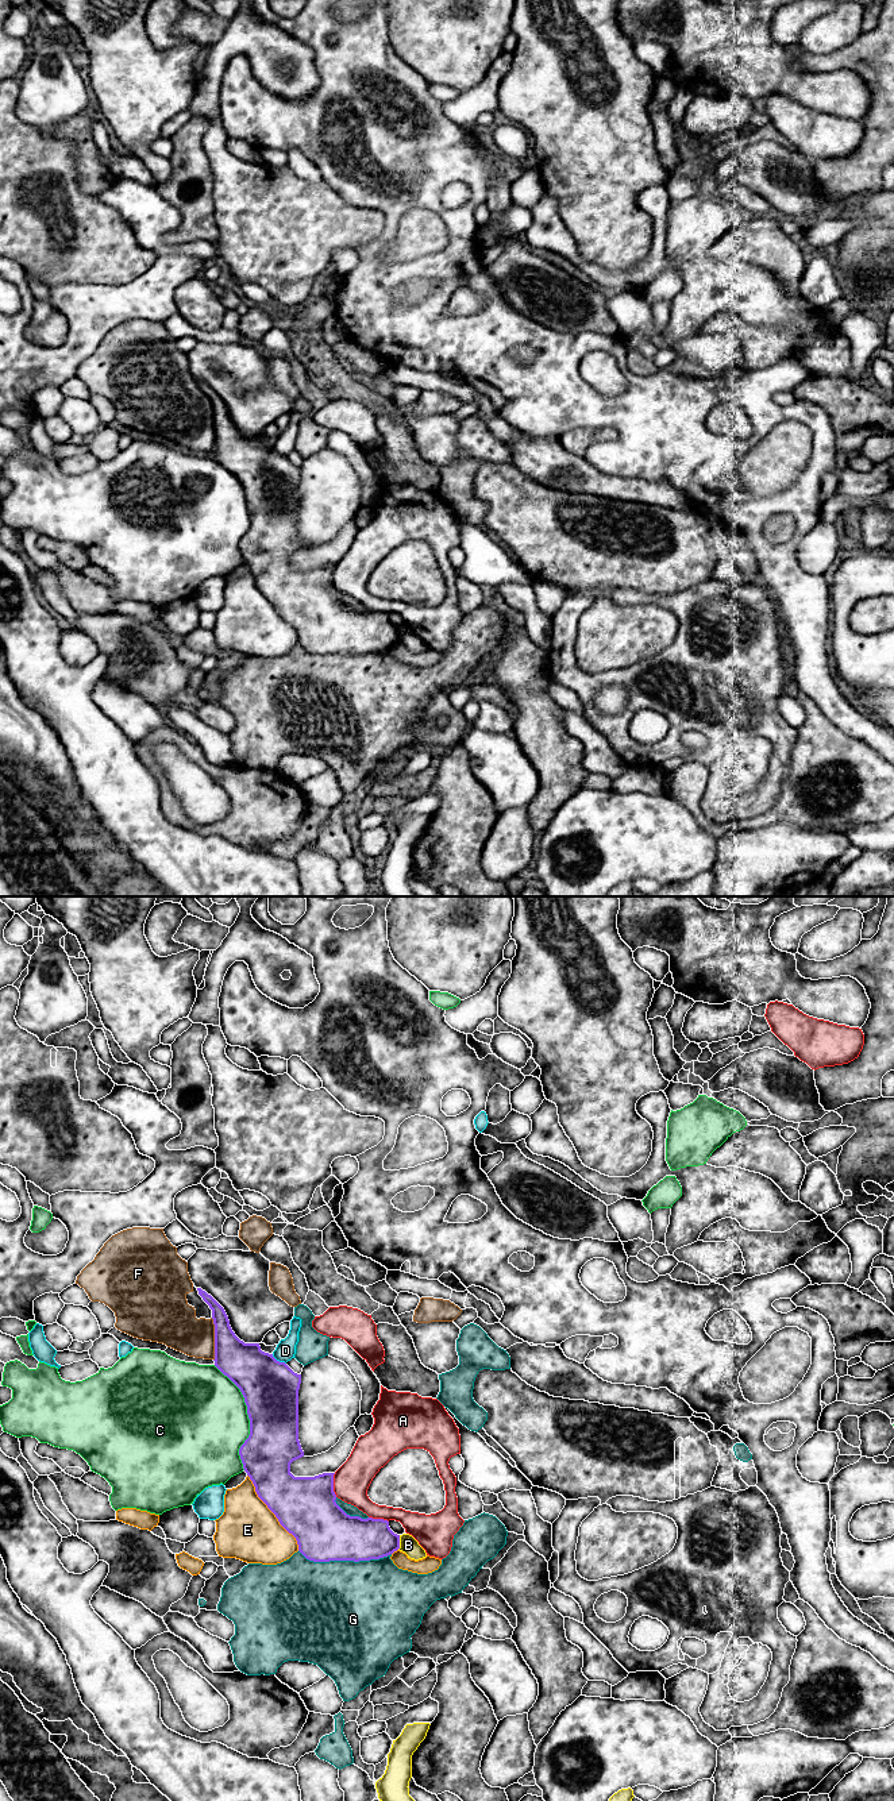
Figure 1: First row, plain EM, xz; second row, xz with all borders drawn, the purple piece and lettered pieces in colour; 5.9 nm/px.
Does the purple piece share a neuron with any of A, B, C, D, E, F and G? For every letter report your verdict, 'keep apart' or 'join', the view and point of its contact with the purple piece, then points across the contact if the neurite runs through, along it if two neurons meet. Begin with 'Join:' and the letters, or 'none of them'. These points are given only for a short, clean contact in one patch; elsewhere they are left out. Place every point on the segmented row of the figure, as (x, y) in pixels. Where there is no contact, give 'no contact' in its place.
Join: none of them
A: keep apart; meets purple in xz at (332, 1485)
B: keep apart; meets purple in xz at (399, 1542); border along xz (400, 1535), (400, 1546), (397, 1549)
C: keep apart; meets purple in xz at (249, 1416)
D: keep apart; meets purple in xz at (278, 1361)
E: keep apart; meets purple in xz at (272, 1511)
F: keep apart; meets purple in xz at (215, 1339)
G: keep apart; meets purple in xz at (345, 1560)

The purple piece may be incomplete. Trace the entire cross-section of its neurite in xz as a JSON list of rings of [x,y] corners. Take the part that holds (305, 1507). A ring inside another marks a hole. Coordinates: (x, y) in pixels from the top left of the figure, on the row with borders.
[[[197,1288],[197,1291],[212,1310],[215,1366],[240,1389],[247,1405],[250,1435],[239,1449],[243,1469],[253,1481],[258,1497],[275,1515],[280,1524],[296,1538],[298,1551],[313,1562],[370,1561],[397,1551],[400,1549],[400,1535],[390,1530],[388,1520],[350,1516],[336,1504],[336,1495],[334,1492],[335,1473],[323,1473],[315,1477],[294,1477],[290,1473],[290,1463],[304,1457],[298,1441],[298,1389],[301,1374],[294,1373],[285,1362],[277,1361],[273,1354],[262,1351],[259,1343],[244,1343],[240,1341],[232,1331],[224,1308],[201,1288]]]

